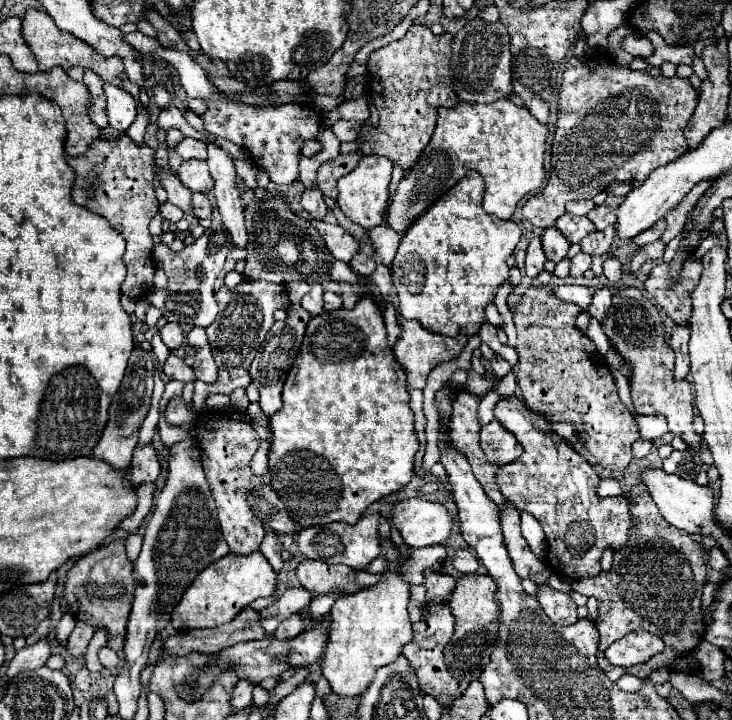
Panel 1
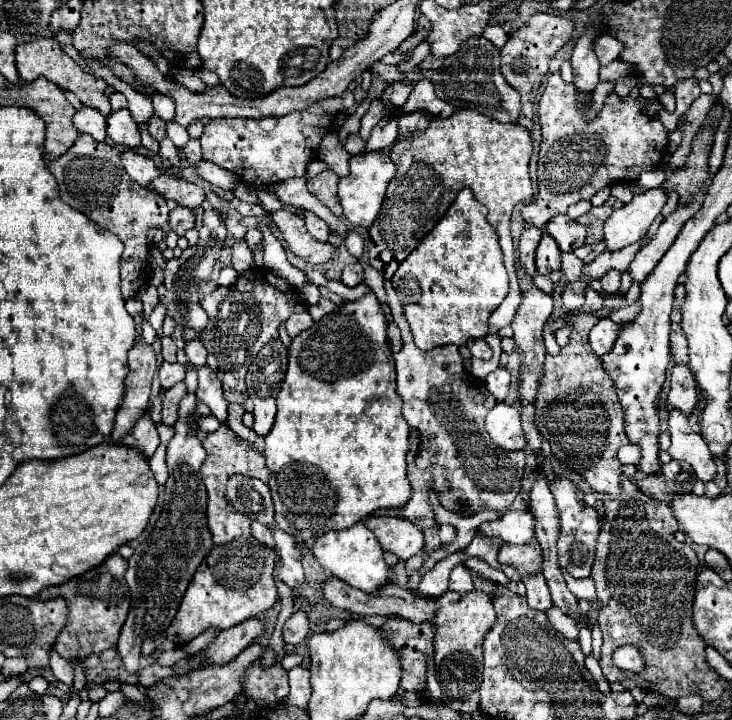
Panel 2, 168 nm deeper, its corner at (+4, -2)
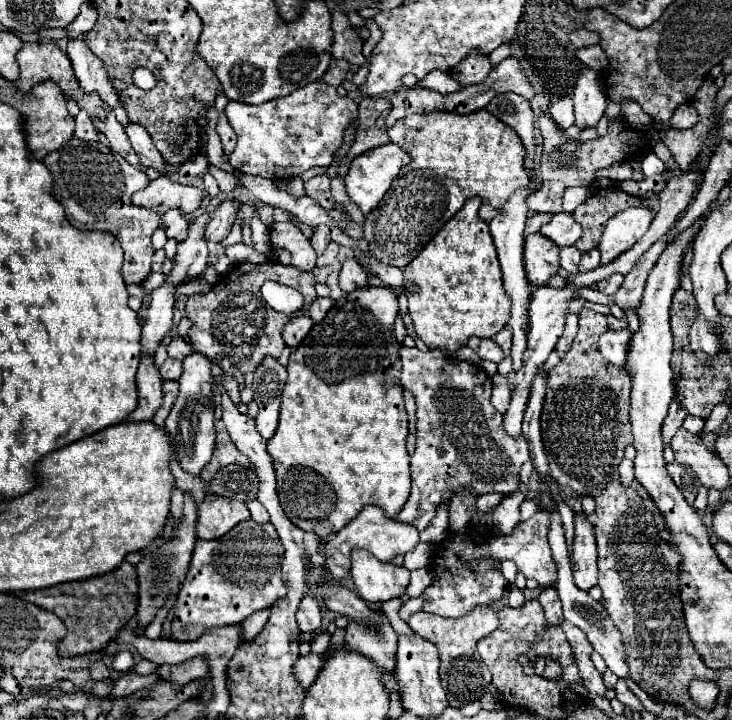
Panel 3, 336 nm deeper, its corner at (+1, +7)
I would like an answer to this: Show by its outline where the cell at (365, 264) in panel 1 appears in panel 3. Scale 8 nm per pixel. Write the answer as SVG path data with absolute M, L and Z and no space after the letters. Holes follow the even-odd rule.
M356 258L346 260L340 270L340 288L348 294L348 292L362 288L362 286L368 286L366 270L362 270L362 264L358 264Z

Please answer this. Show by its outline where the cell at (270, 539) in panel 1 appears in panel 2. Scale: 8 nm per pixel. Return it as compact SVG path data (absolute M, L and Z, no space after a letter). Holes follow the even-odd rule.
M257 521L251 523L251 535L253 535L257 541L261 541L263 545L267 545L267 547L275 547L275 541L273 541L273 535L271 535L269 527L265 527L265 525L257 523Z

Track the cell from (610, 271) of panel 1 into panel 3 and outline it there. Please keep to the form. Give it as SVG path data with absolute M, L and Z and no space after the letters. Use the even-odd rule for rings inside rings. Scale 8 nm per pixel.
M612 274L608 280L598 282L598 290L604 294L614 294L620 284L622 284L622 274Z

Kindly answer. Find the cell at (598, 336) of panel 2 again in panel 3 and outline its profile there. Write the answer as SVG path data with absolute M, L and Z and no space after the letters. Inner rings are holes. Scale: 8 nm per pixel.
M622 328L622 330L606 330L600 340L598 340L598 350L600 354L616 364L616 366L624 366L626 364L626 346L630 342L630 330Z

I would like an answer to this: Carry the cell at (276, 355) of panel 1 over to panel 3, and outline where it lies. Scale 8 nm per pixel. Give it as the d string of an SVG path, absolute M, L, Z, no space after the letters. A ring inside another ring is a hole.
M266 356L256 370L252 390L254 400L260 406L256 428L264 440L270 440L278 426L280 412L280 392L286 382L286 366L282 366L274 356Z

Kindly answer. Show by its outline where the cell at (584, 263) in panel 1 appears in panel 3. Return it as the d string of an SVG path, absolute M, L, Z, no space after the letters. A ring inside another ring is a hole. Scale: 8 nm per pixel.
M564 246L564 248L560 248L560 266L562 266L568 274L578 272L580 256L582 256L582 252L580 252L576 246Z

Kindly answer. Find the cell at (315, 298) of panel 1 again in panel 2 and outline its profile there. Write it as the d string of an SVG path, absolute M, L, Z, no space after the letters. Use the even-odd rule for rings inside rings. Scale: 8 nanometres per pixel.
M301 311L301 313L293 313L287 321L285 321L285 329L287 329L287 335L293 339L297 337L299 333L303 333L305 329L309 329L313 325L311 321L311 315L309 311Z

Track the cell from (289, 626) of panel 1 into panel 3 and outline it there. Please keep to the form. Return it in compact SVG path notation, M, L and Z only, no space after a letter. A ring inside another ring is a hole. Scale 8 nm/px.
M312 596L302 598L302 602L298 606L298 612L296 612L296 622L298 622L300 632L314 632L314 630L320 628L322 612L320 612L318 602Z

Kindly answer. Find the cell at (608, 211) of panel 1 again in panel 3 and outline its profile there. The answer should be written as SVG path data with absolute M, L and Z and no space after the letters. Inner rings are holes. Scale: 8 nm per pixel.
M606 188L606 190L594 190L592 196L580 204L574 210L574 218L580 226L584 226L584 232L580 240L576 242L576 248L580 252L588 252L598 246L602 230L606 226L606 220L630 206L640 206L640 198L630 196L622 192L620 188Z

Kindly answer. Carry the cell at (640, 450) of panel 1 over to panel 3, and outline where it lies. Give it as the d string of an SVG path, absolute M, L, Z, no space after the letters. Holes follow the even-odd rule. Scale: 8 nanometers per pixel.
M624 458L624 460L620 462L620 466L618 466L618 472L620 472L620 478L622 478L622 484L624 484L624 486L626 486L626 484L632 484L632 480L634 480L632 460Z

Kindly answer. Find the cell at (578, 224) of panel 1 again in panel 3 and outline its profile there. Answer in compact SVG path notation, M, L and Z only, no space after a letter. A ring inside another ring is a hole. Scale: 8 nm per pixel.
M558 212L552 216L552 220L546 226L542 226L540 234L548 236L558 246L568 246L568 244L576 244L576 240L582 234L582 226L574 220L572 214Z

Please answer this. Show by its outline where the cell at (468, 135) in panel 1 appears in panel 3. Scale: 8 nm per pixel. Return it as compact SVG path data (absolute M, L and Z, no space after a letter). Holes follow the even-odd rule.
M434 110L430 114L410 114L398 120L388 130L388 136L394 144L410 154L412 162L398 172L388 194L366 216L364 222L364 238L370 246L370 254L384 264L396 268L408 266L418 256L418 250L426 246L426 242L430 242L430 238L452 218L452 214L462 208L466 198L480 196L480 216L490 222L490 218L494 218L494 214L502 210L514 190L530 184L528 172L524 170L526 148L522 146L522 140L518 138L518 134L514 134L514 130L510 130L510 126L494 118L494 114L490 114L488 110L476 110L470 114L450 114L440 110Z

